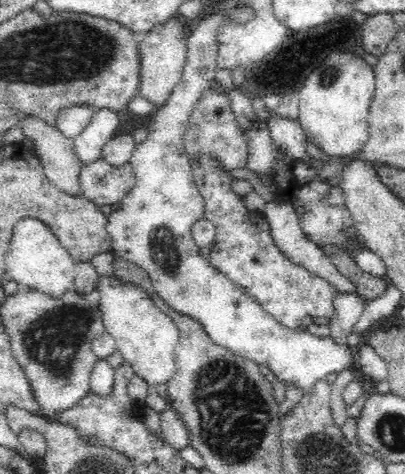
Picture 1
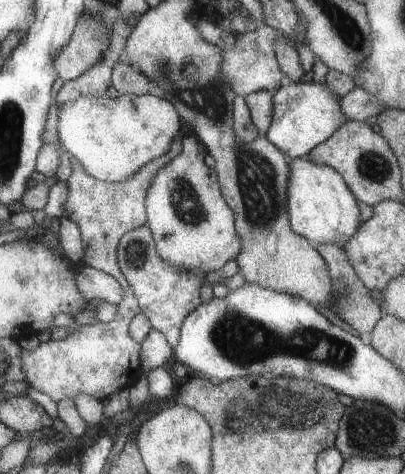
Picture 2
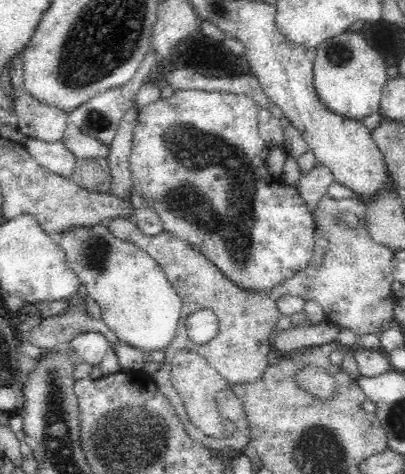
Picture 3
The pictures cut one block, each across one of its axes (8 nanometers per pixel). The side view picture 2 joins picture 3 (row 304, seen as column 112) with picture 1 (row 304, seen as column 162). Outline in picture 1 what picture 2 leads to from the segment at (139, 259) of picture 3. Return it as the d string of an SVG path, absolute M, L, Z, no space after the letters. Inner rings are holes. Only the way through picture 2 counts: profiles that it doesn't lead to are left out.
M100 276L96 290L100 290L100 314L104 328L116 340L116 354L122 354L124 362L130 364L136 376L144 378L148 386L168 386L170 378L176 374L176 346L180 342L180 328L156 308L146 292L132 282L118 276Z

